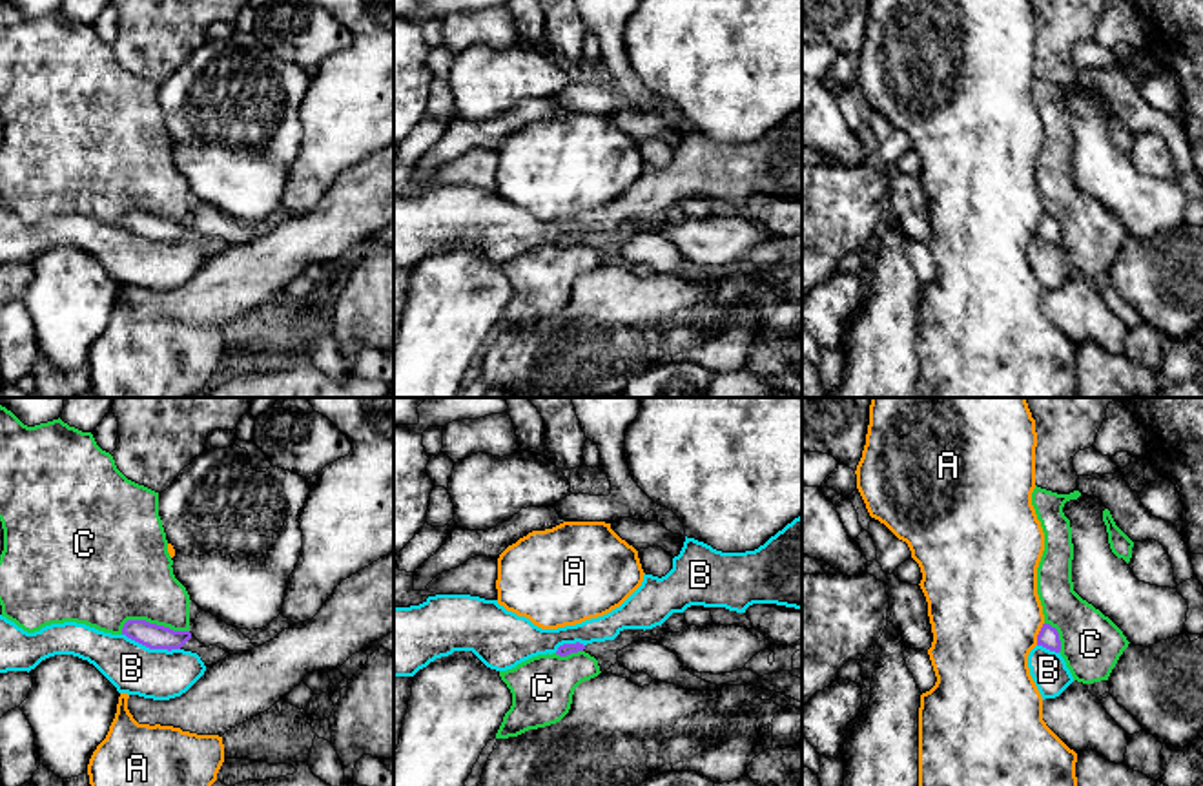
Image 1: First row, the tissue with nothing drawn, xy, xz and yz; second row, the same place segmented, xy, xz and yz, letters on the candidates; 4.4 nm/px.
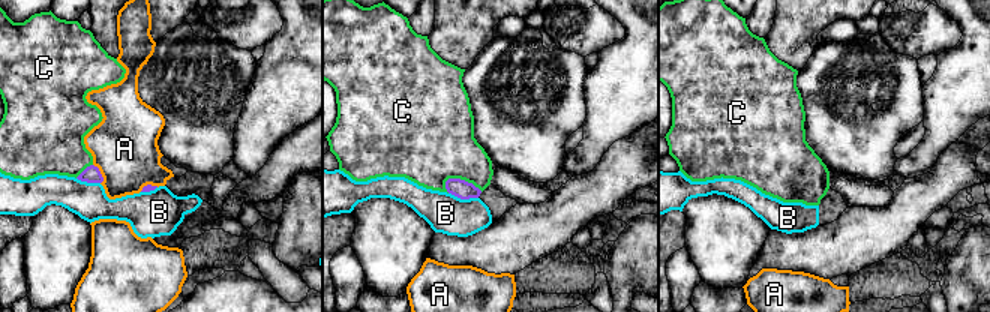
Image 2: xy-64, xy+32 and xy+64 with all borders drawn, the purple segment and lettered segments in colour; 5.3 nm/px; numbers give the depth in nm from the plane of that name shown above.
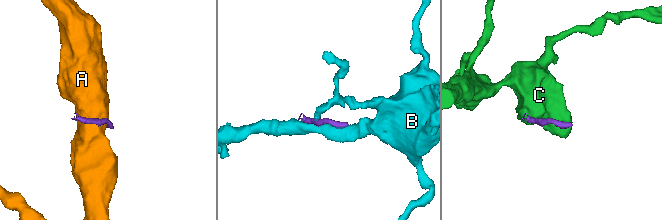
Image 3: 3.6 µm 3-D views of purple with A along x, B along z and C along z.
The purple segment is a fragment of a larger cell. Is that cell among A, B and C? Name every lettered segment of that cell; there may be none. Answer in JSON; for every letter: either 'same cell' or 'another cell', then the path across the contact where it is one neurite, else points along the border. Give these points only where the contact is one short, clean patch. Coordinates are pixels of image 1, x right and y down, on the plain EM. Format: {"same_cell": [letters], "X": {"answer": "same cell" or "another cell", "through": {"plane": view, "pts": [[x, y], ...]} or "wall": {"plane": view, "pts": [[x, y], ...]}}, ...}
{"same_cell": [], "A": {"answer": "another cell"}, "B": {"answer": "another cell"}, "C": {"answer": "another cell"}}

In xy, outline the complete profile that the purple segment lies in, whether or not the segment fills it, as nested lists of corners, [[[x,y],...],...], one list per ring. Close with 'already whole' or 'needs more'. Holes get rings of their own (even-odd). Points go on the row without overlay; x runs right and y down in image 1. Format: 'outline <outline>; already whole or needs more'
outline [[[200,202],[188,222],[173,222],[146,212],[128,212],[122,226],[149,241],[180,241],[191,228],[206,239],[217,237],[230,246],[250,244],[255,237],[237,219],[228,217],[211,204]]]; needs more

